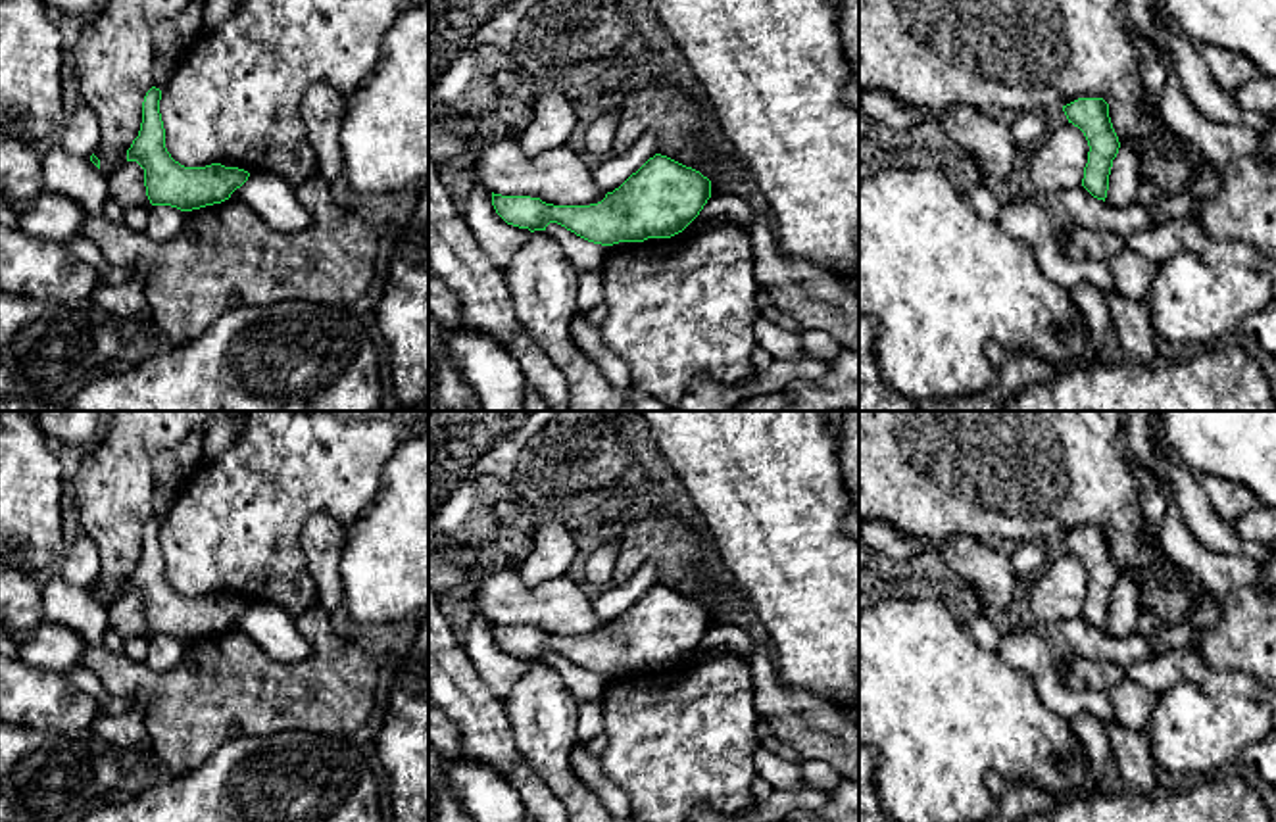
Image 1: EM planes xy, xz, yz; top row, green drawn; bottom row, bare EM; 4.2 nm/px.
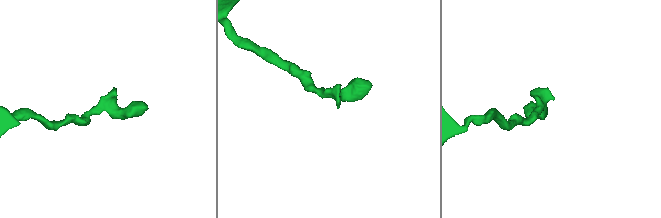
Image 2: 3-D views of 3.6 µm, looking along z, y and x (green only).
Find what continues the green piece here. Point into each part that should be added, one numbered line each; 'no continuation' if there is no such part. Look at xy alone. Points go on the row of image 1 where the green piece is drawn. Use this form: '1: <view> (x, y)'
no continuation

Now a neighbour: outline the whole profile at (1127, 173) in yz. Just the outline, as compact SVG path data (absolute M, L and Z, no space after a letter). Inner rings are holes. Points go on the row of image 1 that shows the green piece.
M1122 144L1116 157L1113 159L1105 202L1111 207L1128 207L1136 204L1138 186L1141 181L1141 156L1130 144Z

